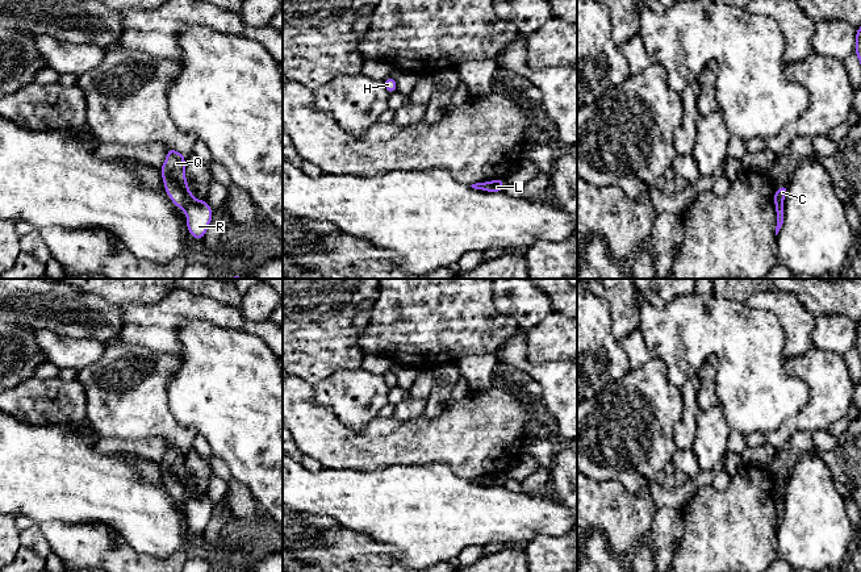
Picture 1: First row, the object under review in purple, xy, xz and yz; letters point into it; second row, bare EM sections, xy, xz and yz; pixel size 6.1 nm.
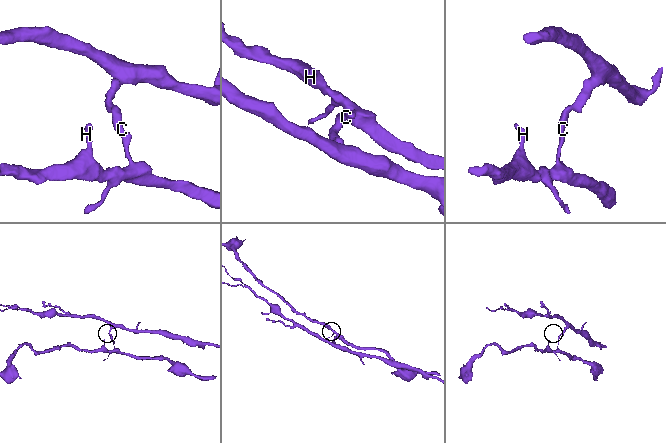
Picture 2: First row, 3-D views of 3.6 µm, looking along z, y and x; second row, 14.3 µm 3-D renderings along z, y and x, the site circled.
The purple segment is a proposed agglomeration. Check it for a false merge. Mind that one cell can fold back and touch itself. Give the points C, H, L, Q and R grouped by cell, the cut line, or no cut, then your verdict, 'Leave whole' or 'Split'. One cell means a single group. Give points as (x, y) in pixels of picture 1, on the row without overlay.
Groups: C Q / H L R. Split along xy (195, 493), (184, 504). Split

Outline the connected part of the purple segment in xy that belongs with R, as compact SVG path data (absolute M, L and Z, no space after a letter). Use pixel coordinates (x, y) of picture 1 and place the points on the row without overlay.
M195 494L184 504L187 522L195 534L201 534L210 519L213 504L205 494Z

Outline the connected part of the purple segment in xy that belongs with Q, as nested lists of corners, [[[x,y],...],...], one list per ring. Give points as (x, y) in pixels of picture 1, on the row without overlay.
[[[170,443],[164,458],[160,462],[164,484],[180,504],[185,504],[196,493],[188,483],[185,472],[185,451],[179,446]]]

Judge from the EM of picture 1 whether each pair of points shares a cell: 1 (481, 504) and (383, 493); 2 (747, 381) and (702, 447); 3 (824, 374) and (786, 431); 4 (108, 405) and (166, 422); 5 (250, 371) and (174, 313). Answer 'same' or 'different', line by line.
1: same
2: different
3: same
4: same
5: different

